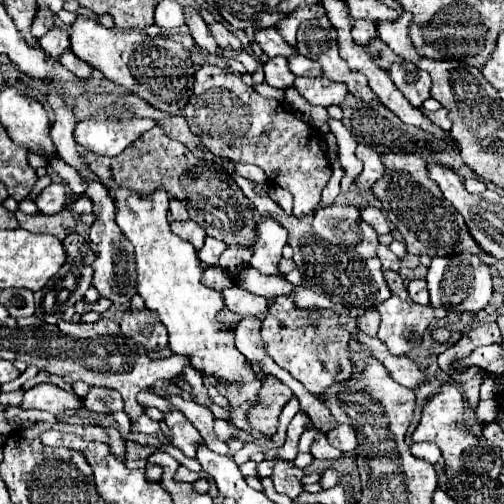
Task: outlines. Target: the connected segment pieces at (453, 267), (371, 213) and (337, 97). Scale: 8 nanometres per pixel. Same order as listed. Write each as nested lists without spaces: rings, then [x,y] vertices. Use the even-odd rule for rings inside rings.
[[[474,254],[434,258],[428,268],[426,282],[430,290],[430,302],[434,308],[446,308],[446,310],[458,310],[458,312],[478,312],[486,308],[492,298],[490,270]]]
[[[368,206],[362,210],[362,220],[368,222],[376,230],[376,234],[390,234],[392,232],[383,212],[374,206]]]
[[[326,76],[322,78],[296,78],[294,88],[314,106],[330,106],[340,104],[346,96],[346,86],[334,82]]]

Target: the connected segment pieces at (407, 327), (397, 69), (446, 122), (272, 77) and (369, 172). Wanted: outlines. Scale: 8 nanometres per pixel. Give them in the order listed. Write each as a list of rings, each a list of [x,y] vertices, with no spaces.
[[[390,296],[386,302],[378,304],[376,310],[380,314],[378,338],[388,346],[388,350],[394,356],[404,356],[412,348],[412,344],[418,344],[418,342],[412,342],[412,336],[420,338],[422,332],[428,328],[428,324],[434,320],[434,308],[432,306],[422,306],[422,304],[416,304],[412,300],[400,300],[398,296]]]
[[[394,62],[388,72],[408,102],[416,108],[422,108],[422,102],[430,98],[430,74],[416,68],[412,62]]]
[[[422,108],[422,112],[428,116],[428,118],[432,118],[432,122],[436,124],[436,126],[440,126],[442,130],[450,130],[452,128],[452,122],[450,122],[450,118],[448,118],[448,110],[446,108],[440,108],[440,110],[436,110],[436,112],[430,112],[430,110],[424,110]]]
[[[274,56],[264,64],[266,82],[274,88],[288,88],[292,86],[294,74],[288,70],[288,60],[284,56]]]
[[[364,144],[357,145],[356,156],[363,163],[362,174],[356,178],[356,186],[358,186],[358,190],[368,190],[376,180],[380,180],[384,176],[382,158],[376,150],[372,150],[370,146]]]

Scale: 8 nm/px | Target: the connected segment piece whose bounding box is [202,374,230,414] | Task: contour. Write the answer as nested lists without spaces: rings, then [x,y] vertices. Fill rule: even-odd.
[[[204,374],[204,376],[202,376],[202,380],[204,380],[204,386],[208,388],[210,402],[214,402],[214,404],[222,406],[222,408],[230,414],[230,402],[228,402],[228,398],[226,398],[226,396],[222,396],[222,394],[220,394],[220,382],[216,382],[218,378],[210,378],[208,374]]]

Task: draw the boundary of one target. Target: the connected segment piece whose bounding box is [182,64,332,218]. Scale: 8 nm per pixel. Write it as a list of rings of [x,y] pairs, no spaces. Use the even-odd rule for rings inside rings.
[[[204,64],[196,72],[194,92],[182,114],[190,130],[214,156],[256,164],[274,186],[290,190],[296,218],[308,214],[320,202],[320,192],[332,176],[330,162],[314,128],[296,118],[284,104],[260,96],[240,76]]]

